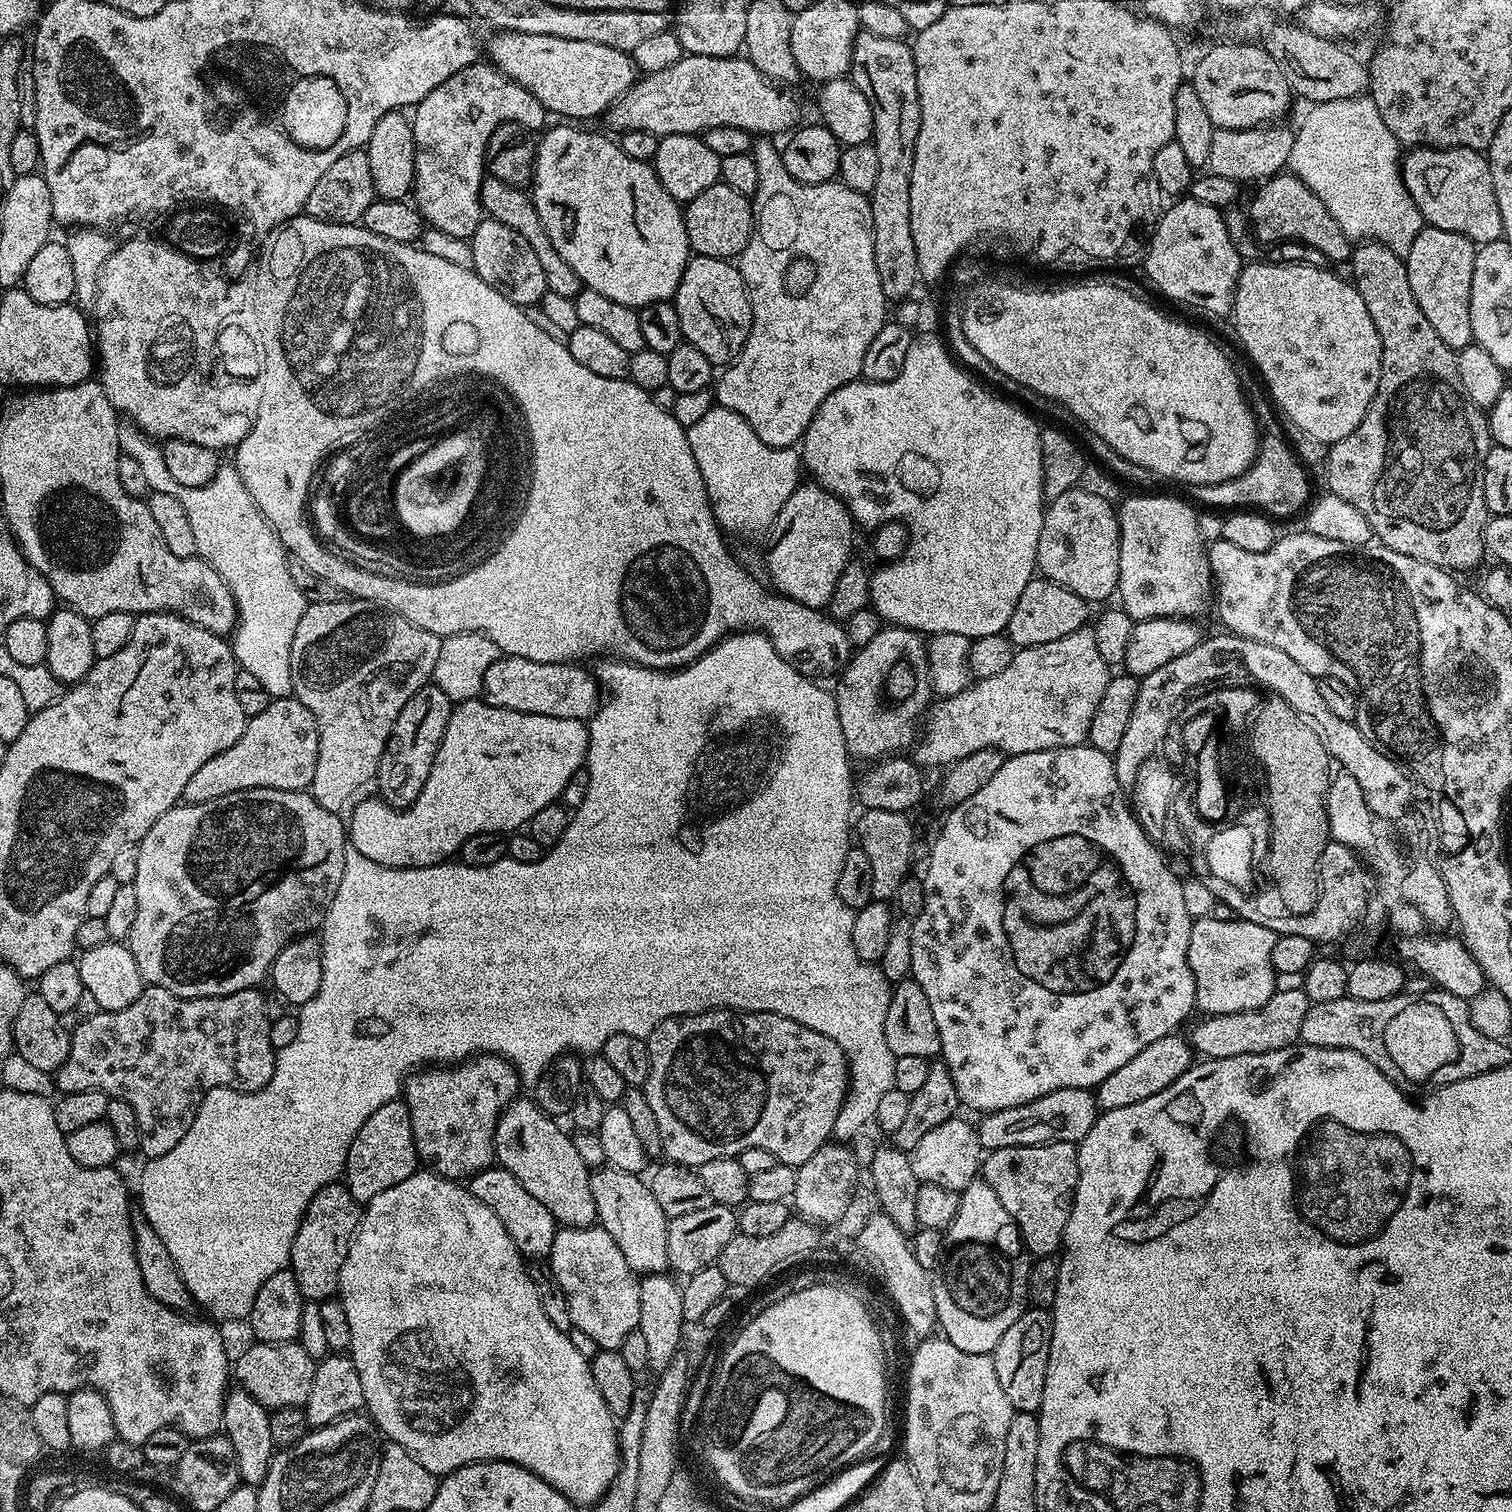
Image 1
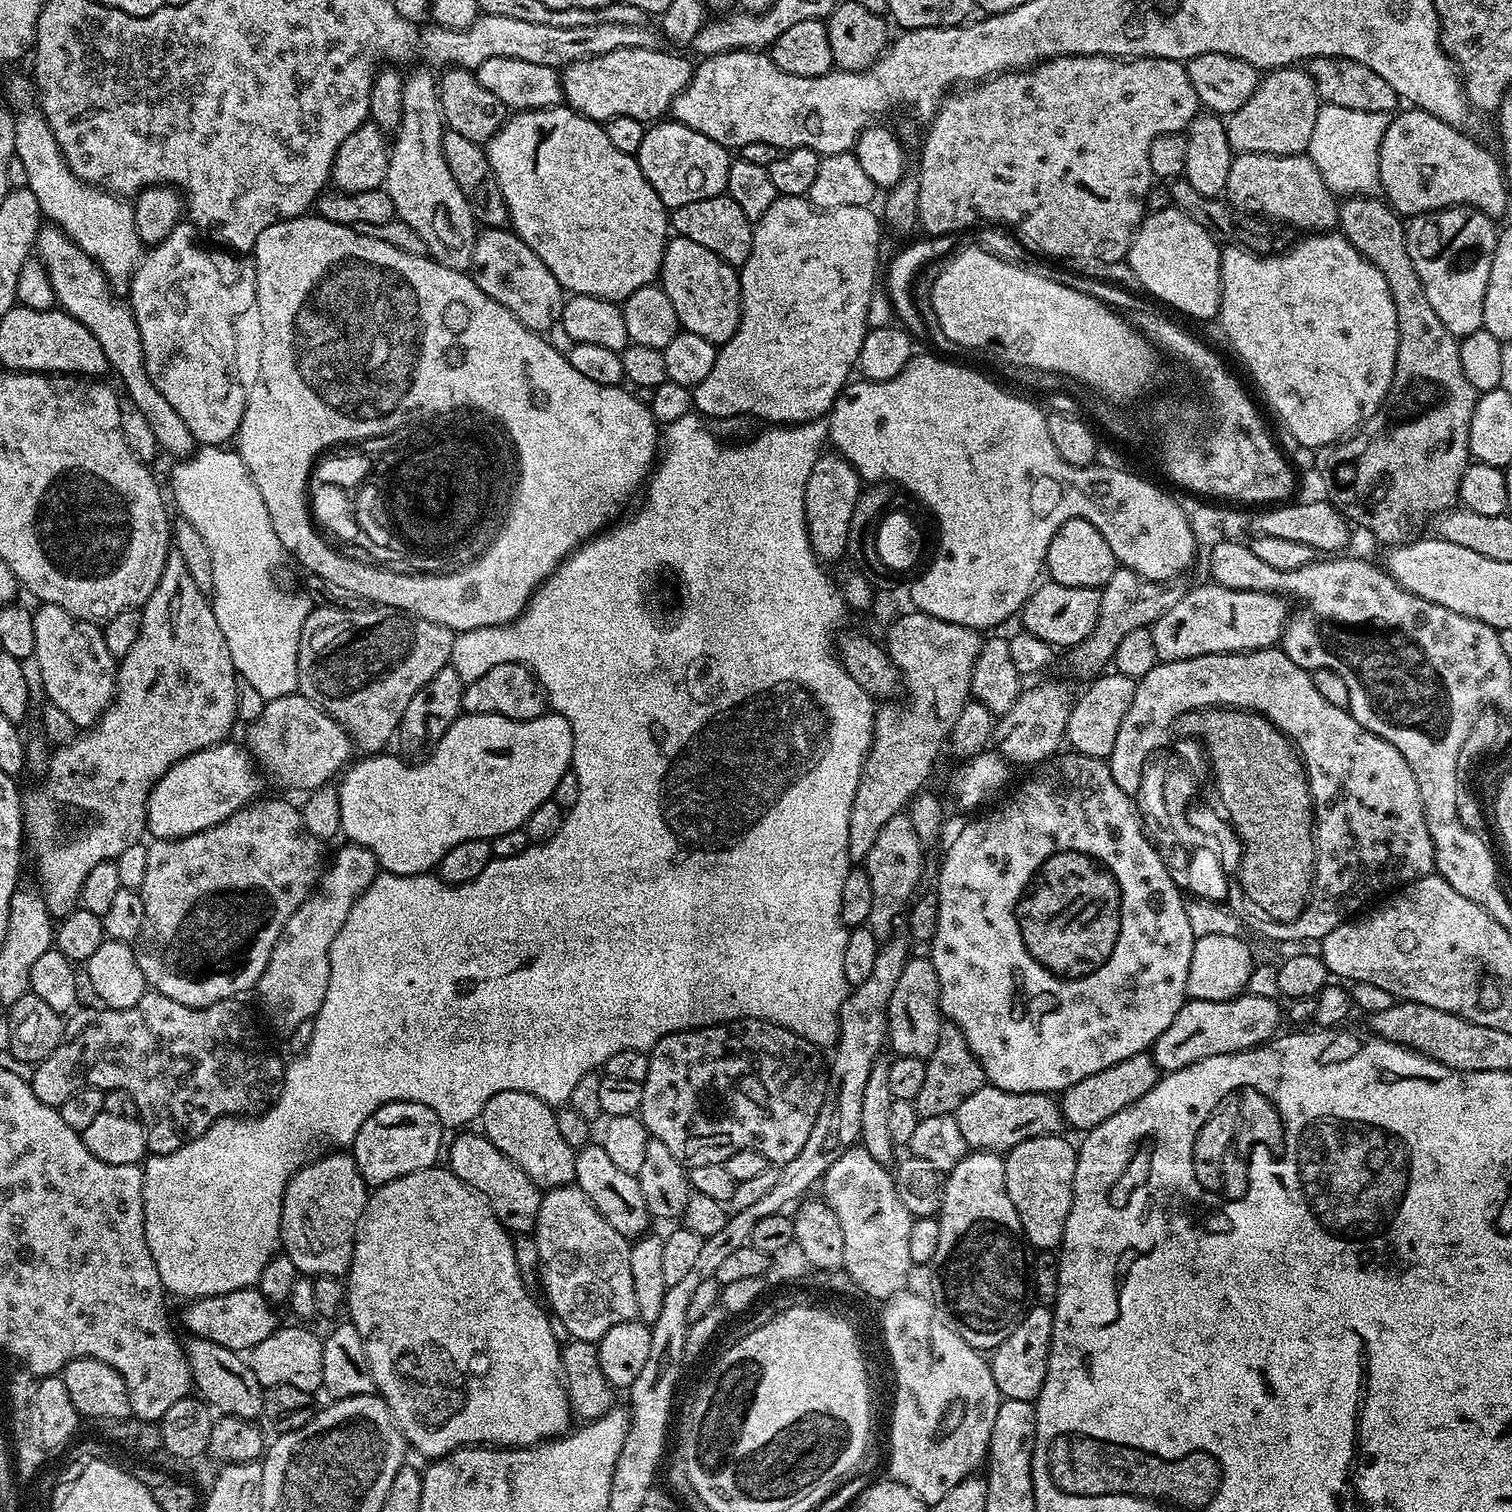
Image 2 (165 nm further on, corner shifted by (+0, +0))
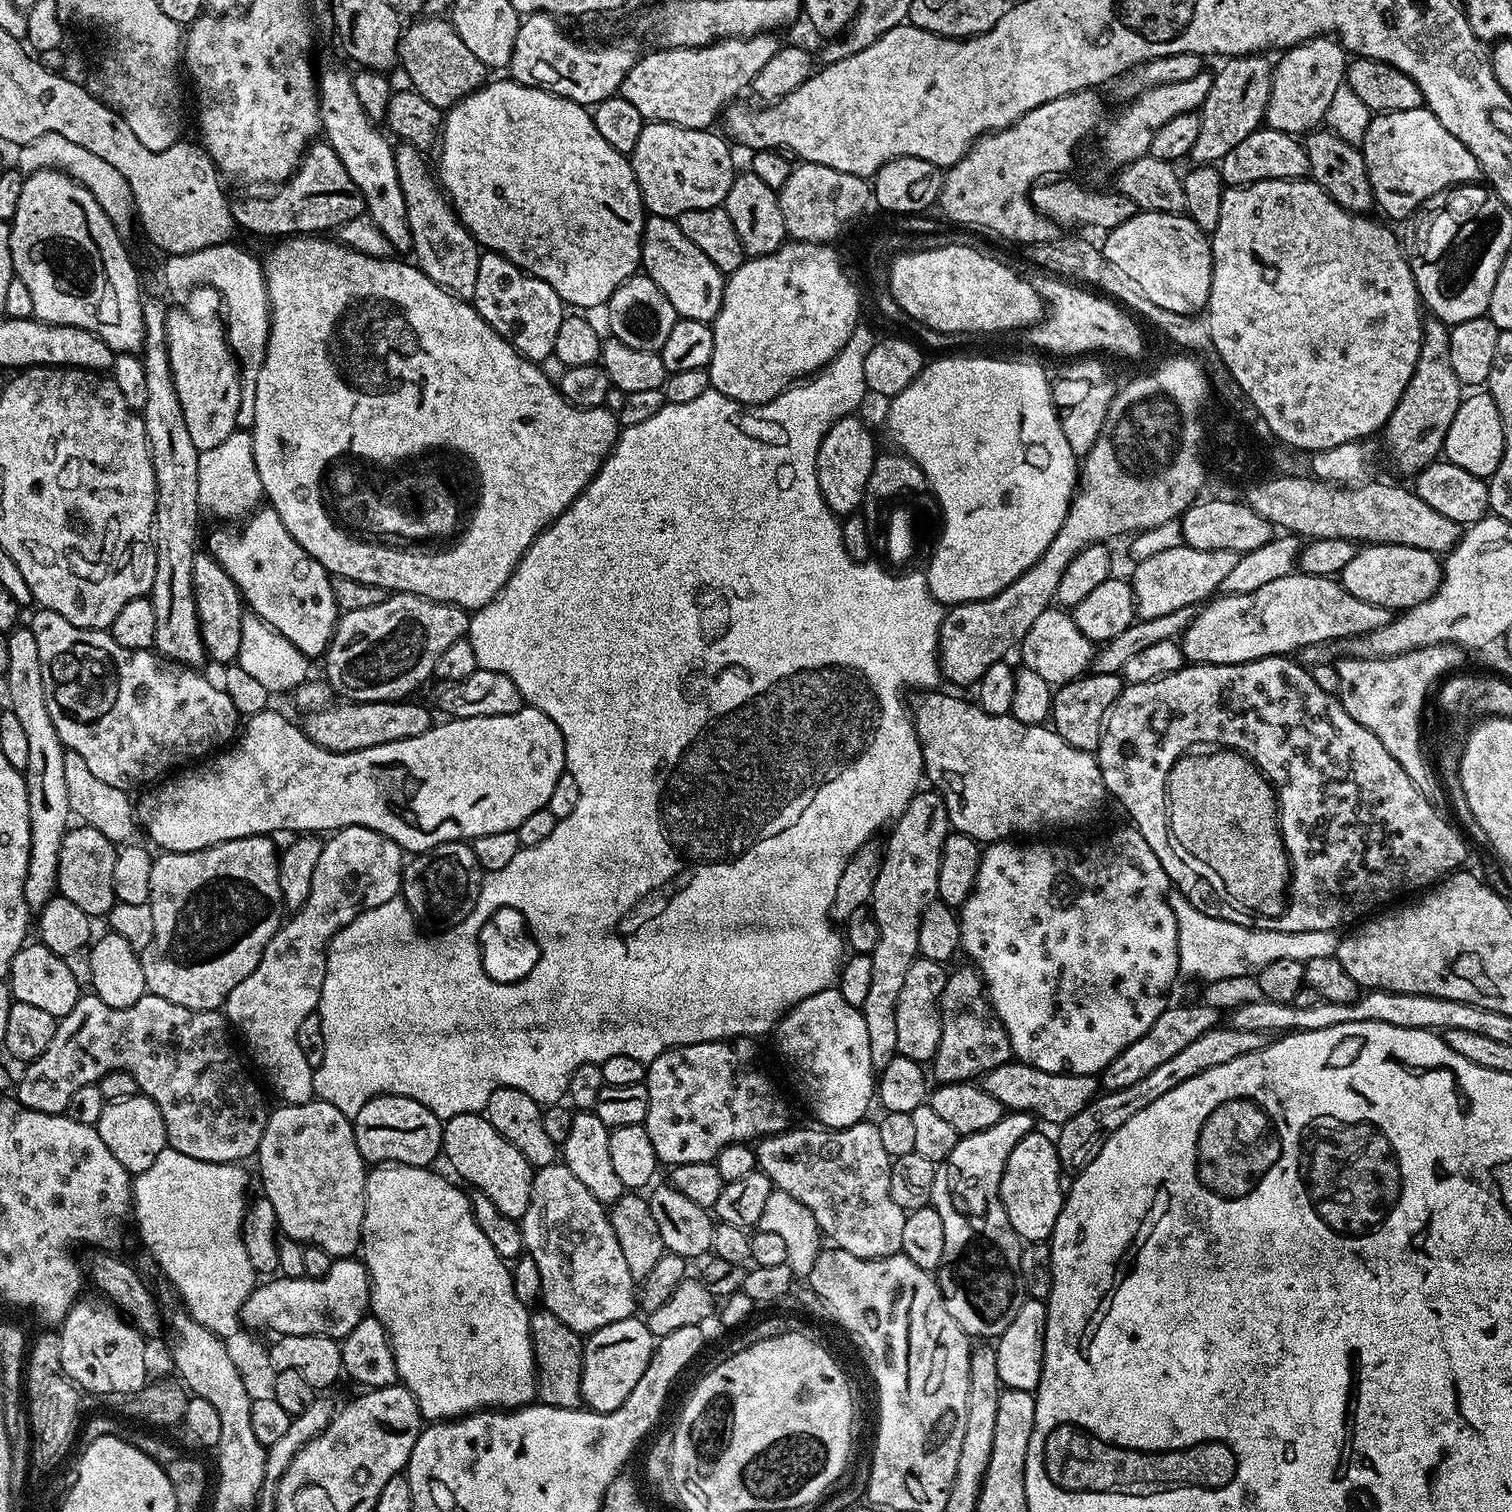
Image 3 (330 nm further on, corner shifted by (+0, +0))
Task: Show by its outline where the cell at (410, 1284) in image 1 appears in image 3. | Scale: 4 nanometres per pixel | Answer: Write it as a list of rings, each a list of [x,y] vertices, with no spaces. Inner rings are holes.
[[[381,1164],[373,1167],[368,1173],[366,1182],[366,1210],[362,1222],[362,1263],[368,1272],[368,1285],[370,1286],[371,1315],[382,1322],[384,1331],[388,1333],[388,1343],[392,1345],[394,1362],[396,1363],[396,1375],[399,1383],[414,1394],[418,1402],[418,1410],[421,1417],[428,1422],[443,1422],[453,1418],[469,1415],[481,1410],[515,1410],[524,1405],[533,1403],[537,1399],[536,1394],[536,1359],[532,1349],[530,1338],[530,1308],[520,1301],[516,1293],[516,1284],[512,1281],[512,1272],[509,1265],[490,1246],[490,1238],[482,1234],[482,1226],[472,1213],[472,1201],[467,1191],[455,1188],[450,1181],[438,1173],[432,1172],[431,1167],[411,1168],[405,1164]]]

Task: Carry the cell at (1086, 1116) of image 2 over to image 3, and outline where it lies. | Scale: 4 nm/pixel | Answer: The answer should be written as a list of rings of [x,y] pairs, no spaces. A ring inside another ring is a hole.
[[[1009,1062],[1002,1066],[994,1066],[994,1070],[985,1072],[982,1077],[982,1086],[990,1098],[998,1098],[998,1102],[1006,1110],[1014,1112],[1030,1112],[1037,1121],[1053,1126],[1059,1126],[1078,1110],[1086,1107],[1098,1095],[1098,1080],[1096,1076],[1075,1076],[1074,1074],[1050,1074],[1038,1070],[1029,1064]]]

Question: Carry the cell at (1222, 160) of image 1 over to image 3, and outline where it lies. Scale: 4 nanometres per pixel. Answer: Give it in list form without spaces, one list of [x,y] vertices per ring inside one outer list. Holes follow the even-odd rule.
[[[1317,36],[1306,44],[1296,44],[1283,53],[1279,61],[1275,61],[1272,70],[1272,85],[1270,98],[1264,111],[1267,127],[1282,130],[1286,134],[1299,137],[1313,130],[1319,129],[1324,124],[1326,110],[1330,110],[1330,101],[1334,98],[1335,91],[1343,87],[1347,77],[1348,54],[1332,36]]]

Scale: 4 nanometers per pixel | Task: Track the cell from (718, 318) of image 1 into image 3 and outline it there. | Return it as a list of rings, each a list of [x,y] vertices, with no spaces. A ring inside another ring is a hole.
[[[649,215],[645,219],[644,237],[642,246],[638,249],[638,260],[642,265],[643,275],[650,277],[654,286],[658,286],[658,290],[662,290],[666,298],[670,298],[670,306],[674,306],[679,319],[697,320],[707,324],[715,320],[718,310],[722,310],[725,273],[720,272],[718,266],[714,266],[714,262],[710,262],[710,258],[706,258],[706,254],[702,254],[702,250],[698,250],[698,246],[694,246],[690,238],[686,238],[686,234],[682,234],[682,230],[673,217]]]

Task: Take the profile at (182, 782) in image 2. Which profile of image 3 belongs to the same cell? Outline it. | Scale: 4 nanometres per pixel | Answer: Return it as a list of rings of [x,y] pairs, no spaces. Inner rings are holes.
[[[525,706],[514,714],[487,716],[486,718],[462,718],[461,720],[448,718],[443,721],[445,724],[433,723],[432,728],[426,730],[426,734],[418,734],[418,738],[386,742],[378,746],[370,746],[366,750],[354,750],[353,752],[331,752],[318,746],[304,733],[304,729],[299,723],[291,724],[282,713],[272,711],[265,710],[247,717],[238,739],[227,750],[217,751],[195,766],[185,767],[183,770],[161,779],[159,783],[149,787],[143,793],[145,796],[141,798],[140,804],[138,800],[135,805],[134,815],[142,832],[145,832],[157,844],[157,849],[165,852],[193,852],[234,838],[266,836],[277,834],[276,832],[280,831],[292,832],[291,834],[331,834],[337,829],[358,826],[369,827],[370,830],[390,838],[398,847],[404,849],[405,853],[419,854],[428,852],[434,846],[446,842],[454,842],[455,840],[471,842],[482,834],[515,832],[518,826],[522,826],[523,820],[530,814],[534,814],[534,810],[548,807],[550,793],[554,791],[558,778],[562,778],[562,774],[566,770],[564,766],[566,750],[564,749],[562,730],[558,730],[558,726],[554,726],[554,722],[550,722],[550,718],[546,718],[546,714],[542,714],[542,710],[537,708]]]

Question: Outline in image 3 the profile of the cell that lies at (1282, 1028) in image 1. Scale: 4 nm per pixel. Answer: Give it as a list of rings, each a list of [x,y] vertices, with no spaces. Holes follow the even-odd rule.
[[[1203,1002],[1184,1004],[1181,1008],[1175,1008],[1175,1006],[1165,1008],[1162,1014],[1158,1014],[1158,1022],[1154,1022],[1154,1026],[1150,1026],[1150,1030],[1142,1034],[1142,1038],[1130,1042],[1130,1046],[1126,1046],[1126,1050],[1122,1050],[1122,1054],[1118,1054],[1114,1062],[1104,1067],[1103,1087],[1113,1092],[1122,1090],[1126,1086],[1134,1086],[1134,1082],[1146,1078],[1146,1074],[1150,1074],[1154,1066],[1162,1066],[1162,1062],[1174,1058],[1174,1054],[1179,1054],[1189,1042],[1194,1042],[1194,1038],[1206,1034],[1206,1030],[1217,1027],[1218,1020],[1216,1019],[1218,1019],[1216,1009],[1208,1008]]]

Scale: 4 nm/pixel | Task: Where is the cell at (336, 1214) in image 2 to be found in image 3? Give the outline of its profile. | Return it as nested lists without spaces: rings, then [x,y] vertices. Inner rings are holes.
[[[315,1098],[305,1104],[281,1103],[279,1107],[269,1111],[266,1130],[262,1130],[262,1142],[254,1157],[254,1163],[260,1167],[262,1194],[274,1206],[277,1229],[287,1239],[318,1246],[334,1258],[355,1257],[361,1247],[369,1169],[358,1150],[352,1120],[338,1106]]]

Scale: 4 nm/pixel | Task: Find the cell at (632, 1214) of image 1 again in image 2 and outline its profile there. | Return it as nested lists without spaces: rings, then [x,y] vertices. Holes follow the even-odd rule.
[[[590,1142],[576,1153],[576,1179],[575,1183],[590,1198],[590,1202],[618,1230],[618,1234],[629,1238],[639,1238],[649,1231],[648,1207],[646,1198],[642,1198],[642,1186],[636,1177],[626,1174],[606,1154],[604,1147],[599,1142]]]

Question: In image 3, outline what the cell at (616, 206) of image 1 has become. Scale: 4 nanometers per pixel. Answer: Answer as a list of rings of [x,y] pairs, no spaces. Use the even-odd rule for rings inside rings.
[[[511,78],[504,80],[493,79],[490,86],[480,88],[471,96],[460,101],[443,117],[442,120],[442,149],[444,161],[440,164],[439,175],[442,177],[442,187],[451,200],[457,215],[464,224],[468,225],[468,232],[477,242],[482,242],[485,249],[507,256],[524,272],[542,278],[542,282],[550,282],[554,290],[564,299],[565,305],[576,310],[588,310],[595,304],[607,305],[608,300],[618,290],[621,280],[627,280],[629,275],[638,268],[638,249],[642,246],[644,237],[644,222],[646,209],[642,202],[642,194],[636,191],[634,170],[629,161],[622,158],[621,153],[613,152],[612,147],[605,144],[601,136],[597,136],[594,122],[589,113],[582,110],[581,105],[566,102],[560,96],[549,94],[541,88],[526,88],[518,86]]]

